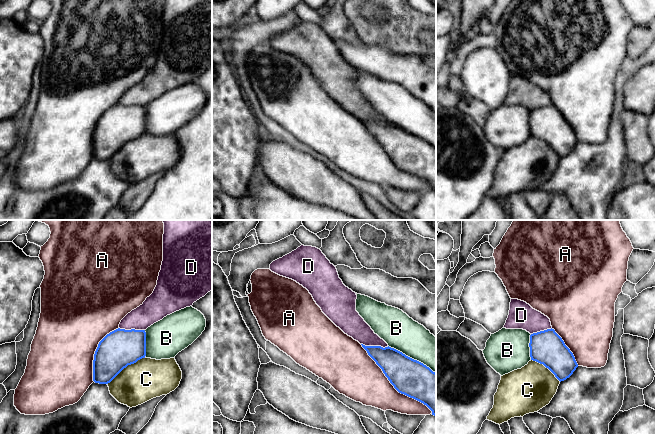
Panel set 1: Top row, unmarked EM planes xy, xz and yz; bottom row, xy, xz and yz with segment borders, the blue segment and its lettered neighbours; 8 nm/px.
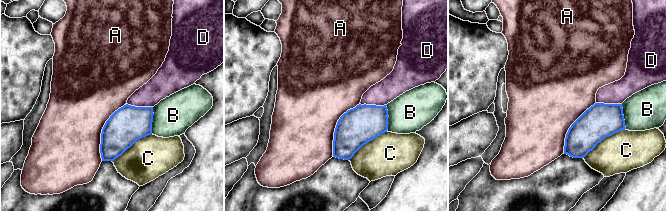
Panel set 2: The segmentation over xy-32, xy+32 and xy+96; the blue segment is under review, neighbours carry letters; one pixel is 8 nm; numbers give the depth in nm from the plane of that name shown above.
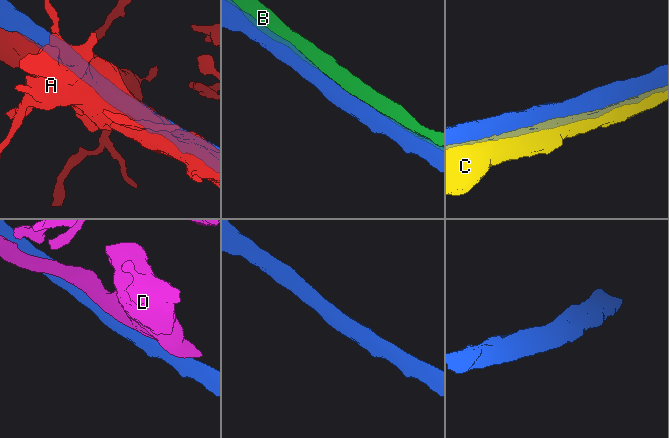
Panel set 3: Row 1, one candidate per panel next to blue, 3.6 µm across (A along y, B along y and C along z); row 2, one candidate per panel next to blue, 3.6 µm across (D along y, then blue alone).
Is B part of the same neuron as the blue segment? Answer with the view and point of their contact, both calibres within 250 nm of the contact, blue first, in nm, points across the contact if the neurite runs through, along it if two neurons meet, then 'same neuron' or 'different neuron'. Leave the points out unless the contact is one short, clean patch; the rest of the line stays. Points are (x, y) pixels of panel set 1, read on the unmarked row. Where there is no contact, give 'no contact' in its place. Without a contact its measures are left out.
meets blue in xz at (411, 134); 300 nm thick on the blue side, 280 nm on the other; different neuron

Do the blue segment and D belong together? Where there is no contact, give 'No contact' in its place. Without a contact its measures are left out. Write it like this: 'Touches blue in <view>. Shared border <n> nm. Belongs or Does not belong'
Touches blue in xz. Shared border 220 nm. Does not belong

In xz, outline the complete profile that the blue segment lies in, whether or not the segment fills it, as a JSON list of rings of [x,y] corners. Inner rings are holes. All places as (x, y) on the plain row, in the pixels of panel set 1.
[[[361,121],[399,169],[423,179],[436,192],[435,148],[389,122]]]

